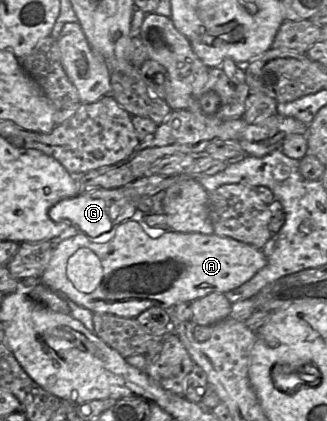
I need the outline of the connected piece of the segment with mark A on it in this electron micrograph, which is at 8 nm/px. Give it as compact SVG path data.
M137 209L131 219L100 236L92 238L78 232L68 239L57 241L39 282L93 313L136 318L152 307L170 310L177 304L193 302L210 293L226 294L249 281L267 263L262 250L249 244L215 233L206 235L152 230L142 222L144 216Z

